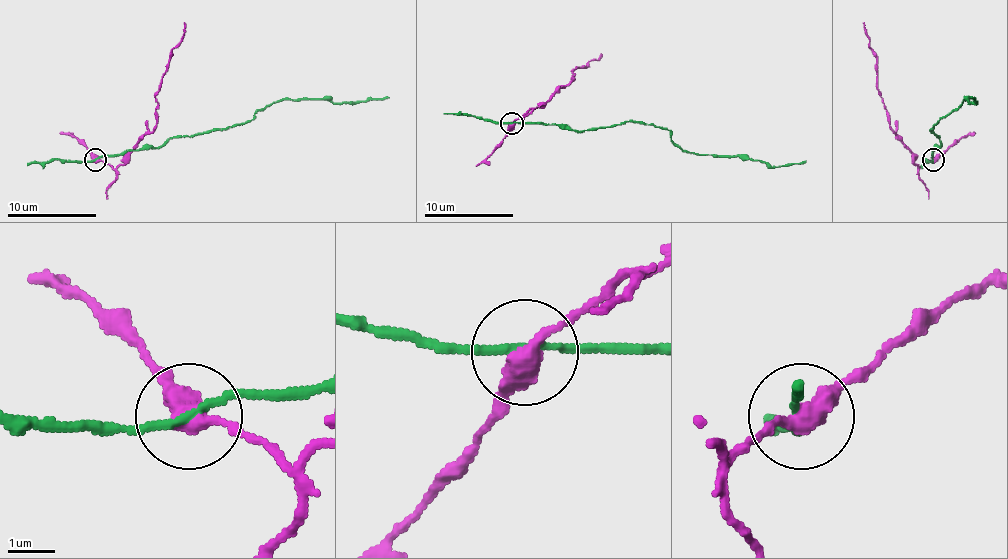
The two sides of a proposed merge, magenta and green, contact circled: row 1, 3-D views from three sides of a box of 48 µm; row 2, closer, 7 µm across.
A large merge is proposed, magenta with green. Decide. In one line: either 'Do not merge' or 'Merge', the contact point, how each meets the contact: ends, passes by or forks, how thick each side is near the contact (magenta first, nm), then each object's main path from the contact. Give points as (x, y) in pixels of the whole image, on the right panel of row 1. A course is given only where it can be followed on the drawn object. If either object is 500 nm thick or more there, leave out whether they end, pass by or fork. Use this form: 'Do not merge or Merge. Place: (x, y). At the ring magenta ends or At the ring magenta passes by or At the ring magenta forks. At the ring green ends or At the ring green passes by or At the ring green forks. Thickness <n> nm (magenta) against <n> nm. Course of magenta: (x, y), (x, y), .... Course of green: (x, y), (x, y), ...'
Do not merge. Place: (933, 159). At the ring magenta passes by. At the ring green passes by. Thickness 440 nm (magenta) against 160 nm. Course of magenta: (932, 160), (919, 169), (914, 156), (890, 127), (881, 91), (877, 87), (874, 51), (863, 22). Course of green: (932, 160), (941, 140), (930, 129), (963, 100), (977, 102), (970, 98)

